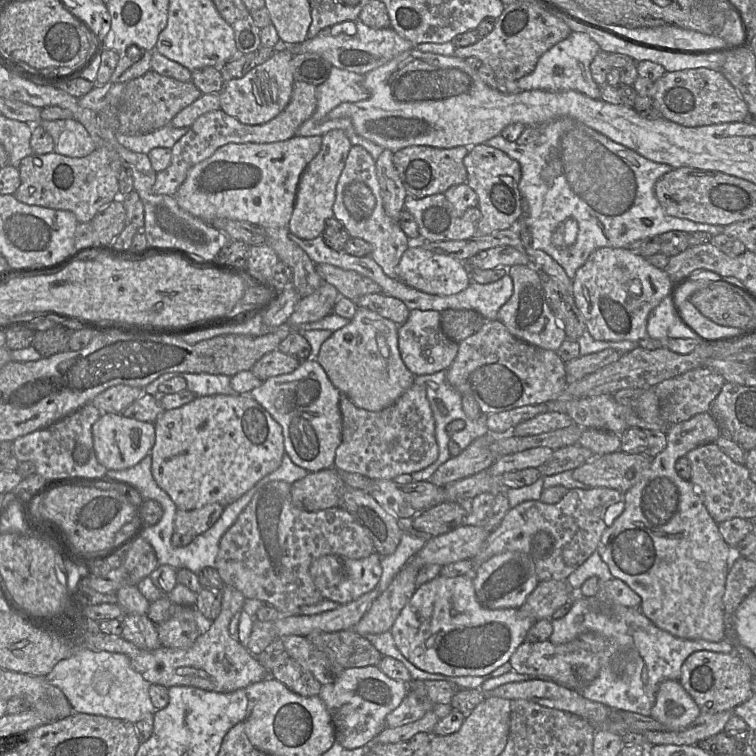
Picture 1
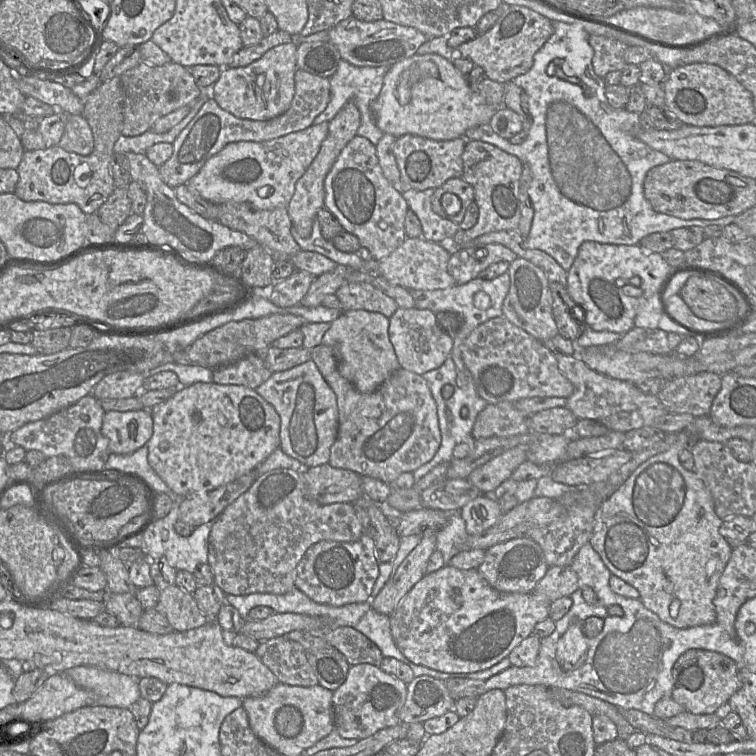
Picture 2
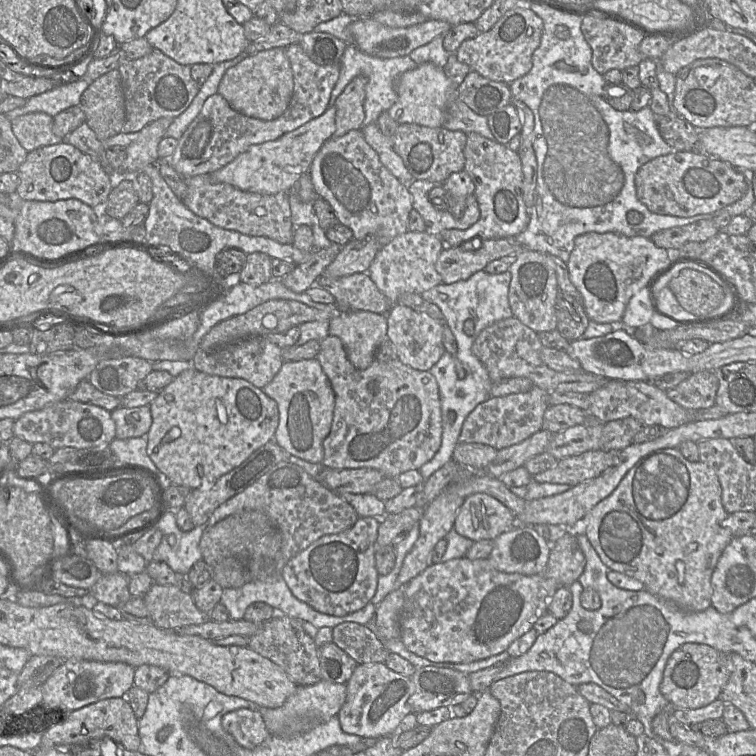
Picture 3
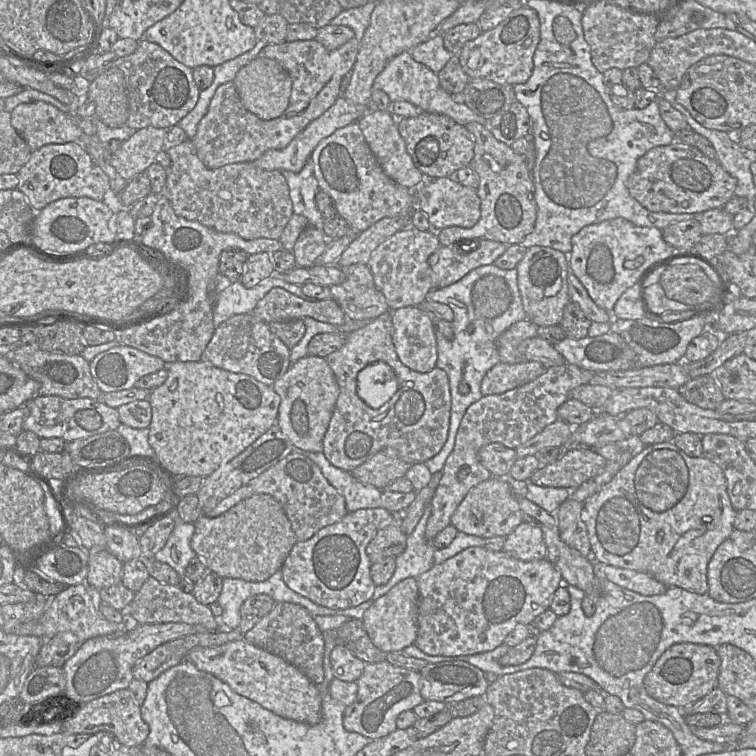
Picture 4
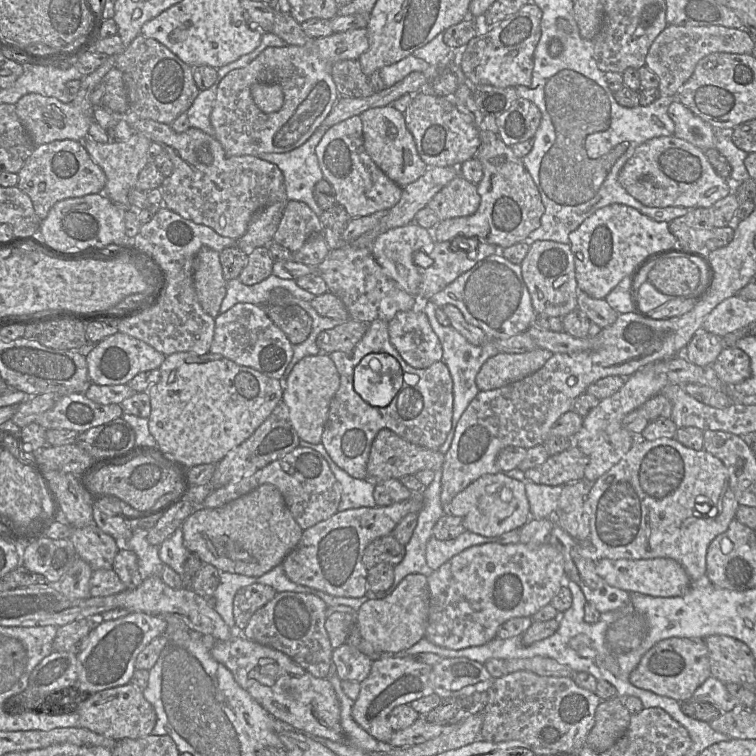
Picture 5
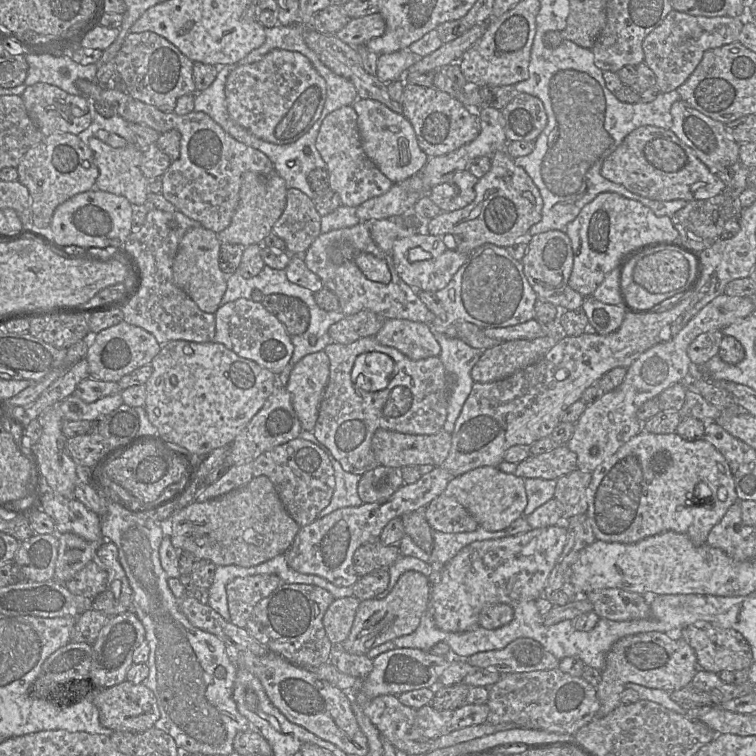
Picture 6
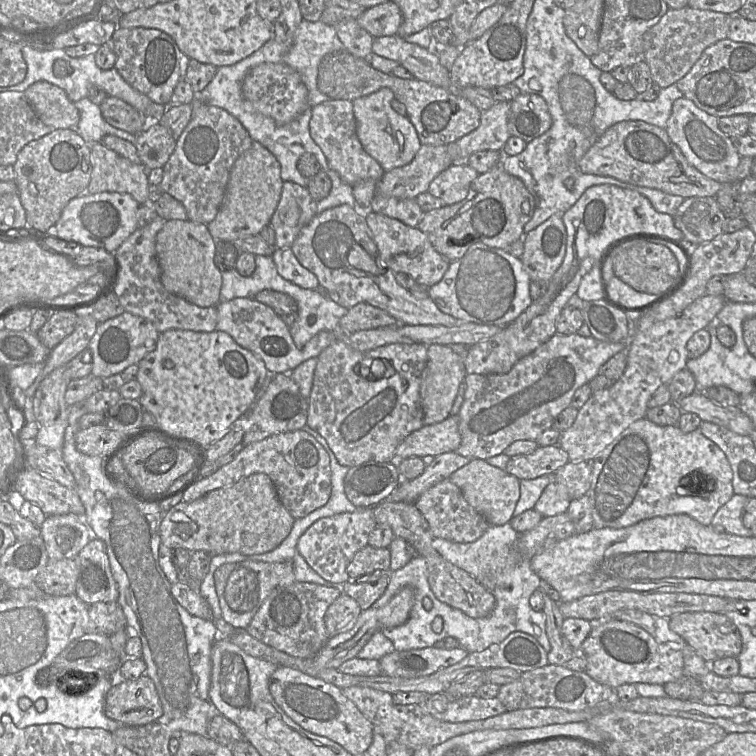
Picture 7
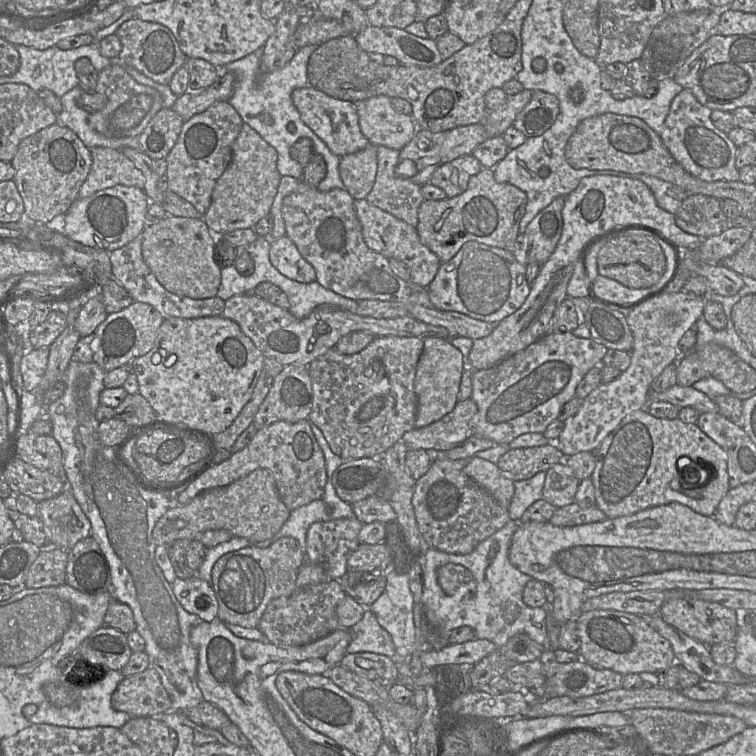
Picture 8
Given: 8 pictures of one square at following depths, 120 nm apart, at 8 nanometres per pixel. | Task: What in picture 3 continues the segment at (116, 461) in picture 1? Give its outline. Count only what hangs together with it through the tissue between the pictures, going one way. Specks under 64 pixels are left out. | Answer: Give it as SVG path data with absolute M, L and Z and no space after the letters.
M149 405L125 408L118 407L111 411L111 417L116 425L116 438L136 438L147 436L152 425Z

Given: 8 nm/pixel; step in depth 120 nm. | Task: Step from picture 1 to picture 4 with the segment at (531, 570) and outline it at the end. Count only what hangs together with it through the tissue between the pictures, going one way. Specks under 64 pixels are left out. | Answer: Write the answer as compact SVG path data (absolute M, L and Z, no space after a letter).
M526 522L505 537L502 551L526 562L547 557L547 547L542 530Z

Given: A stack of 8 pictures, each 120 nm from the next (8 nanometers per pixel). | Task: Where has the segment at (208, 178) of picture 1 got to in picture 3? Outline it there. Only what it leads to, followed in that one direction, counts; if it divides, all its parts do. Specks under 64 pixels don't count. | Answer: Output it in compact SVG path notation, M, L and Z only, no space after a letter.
M335 106L329 107L319 117L276 140L250 146L230 163L210 173L210 176L215 182L228 183L243 191L263 194L289 192L301 175L309 171L314 157L324 143L333 137L336 130L335 117Z

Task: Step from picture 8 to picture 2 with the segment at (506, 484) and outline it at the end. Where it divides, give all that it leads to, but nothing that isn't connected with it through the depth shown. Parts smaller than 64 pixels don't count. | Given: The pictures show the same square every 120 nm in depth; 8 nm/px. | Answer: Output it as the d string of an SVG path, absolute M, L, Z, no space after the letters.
M481 494L459 510L468 535L479 535L492 527L502 516L500 503L492 494Z

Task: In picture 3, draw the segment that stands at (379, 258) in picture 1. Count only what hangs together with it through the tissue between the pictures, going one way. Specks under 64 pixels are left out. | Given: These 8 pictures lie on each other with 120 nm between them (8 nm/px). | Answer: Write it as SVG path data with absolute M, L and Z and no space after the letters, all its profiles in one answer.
M351 130L326 141L314 157L309 173L317 195L331 205L338 222L352 230L353 239L375 238L382 247L409 230L413 204L408 184L400 182L380 162L377 153L365 141L362 130Z

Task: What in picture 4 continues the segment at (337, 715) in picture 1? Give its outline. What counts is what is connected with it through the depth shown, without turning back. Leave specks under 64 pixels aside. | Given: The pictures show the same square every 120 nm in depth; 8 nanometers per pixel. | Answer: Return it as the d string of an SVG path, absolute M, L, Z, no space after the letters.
M387 659L366 664L356 681L357 697L351 705L346 706L344 711L344 728L370 740L379 739L394 732L397 729L396 719L399 714L406 710L413 710L424 701L420 693L420 680L419 672L394 666Z

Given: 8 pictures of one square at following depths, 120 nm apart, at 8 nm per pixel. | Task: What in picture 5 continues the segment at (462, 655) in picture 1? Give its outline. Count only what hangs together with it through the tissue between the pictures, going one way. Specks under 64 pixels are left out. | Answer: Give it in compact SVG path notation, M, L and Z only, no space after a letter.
M549 542L540 546L522 543L471 546L427 577L429 611L424 637L434 645L451 650L484 645L497 637L499 627L507 620L516 617L531 618L542 607L551 604L555 594L566 583L563 555Z

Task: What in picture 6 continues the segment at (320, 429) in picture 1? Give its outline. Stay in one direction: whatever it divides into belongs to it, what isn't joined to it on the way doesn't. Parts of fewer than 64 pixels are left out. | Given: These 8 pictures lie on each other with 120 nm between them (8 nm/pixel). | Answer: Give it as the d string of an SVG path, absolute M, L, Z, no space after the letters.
M318 351L300 359L289 374L285 388L291 394L302 430L313 432L329 373L329 358L324 351Z

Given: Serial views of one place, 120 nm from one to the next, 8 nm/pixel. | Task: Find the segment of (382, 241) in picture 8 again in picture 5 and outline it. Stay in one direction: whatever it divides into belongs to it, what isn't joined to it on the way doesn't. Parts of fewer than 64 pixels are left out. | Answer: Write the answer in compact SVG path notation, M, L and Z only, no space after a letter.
M435 241L429 253L432 264L426 268L419 267L421 283L418 299L420 302L430 299L479 261L500 251L499 247L481 241L469 253L454 251L450 242Z

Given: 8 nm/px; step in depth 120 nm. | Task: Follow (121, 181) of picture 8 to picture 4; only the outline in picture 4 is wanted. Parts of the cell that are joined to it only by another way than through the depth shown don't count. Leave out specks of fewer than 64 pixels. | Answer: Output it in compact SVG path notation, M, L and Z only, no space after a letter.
M152 126L136 130L115 153L110 153L110 164L130 181L156 162L157 154L164 149L167 130Z

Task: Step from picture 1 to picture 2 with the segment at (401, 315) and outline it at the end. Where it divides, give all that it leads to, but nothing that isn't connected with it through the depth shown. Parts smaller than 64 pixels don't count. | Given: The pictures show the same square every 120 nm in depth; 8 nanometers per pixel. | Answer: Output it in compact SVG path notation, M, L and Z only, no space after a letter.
M345 282L336 291L342 310L367 310L390 318L399 308L394 299L368 283Z

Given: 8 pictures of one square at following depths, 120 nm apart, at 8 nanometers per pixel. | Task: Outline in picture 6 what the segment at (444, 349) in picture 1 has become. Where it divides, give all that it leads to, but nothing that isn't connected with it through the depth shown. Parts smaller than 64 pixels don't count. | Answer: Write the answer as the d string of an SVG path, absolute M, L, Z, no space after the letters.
M386 319L375 339L384 346L396 348L412 360L438 357L441 347L432 326L407 319Z

